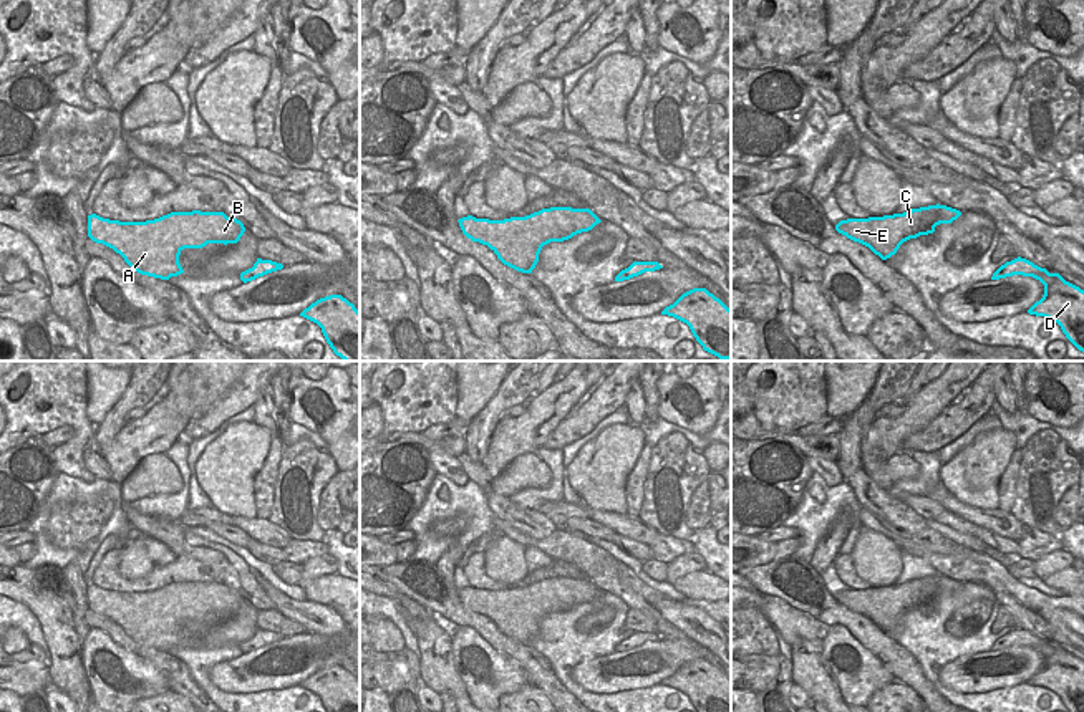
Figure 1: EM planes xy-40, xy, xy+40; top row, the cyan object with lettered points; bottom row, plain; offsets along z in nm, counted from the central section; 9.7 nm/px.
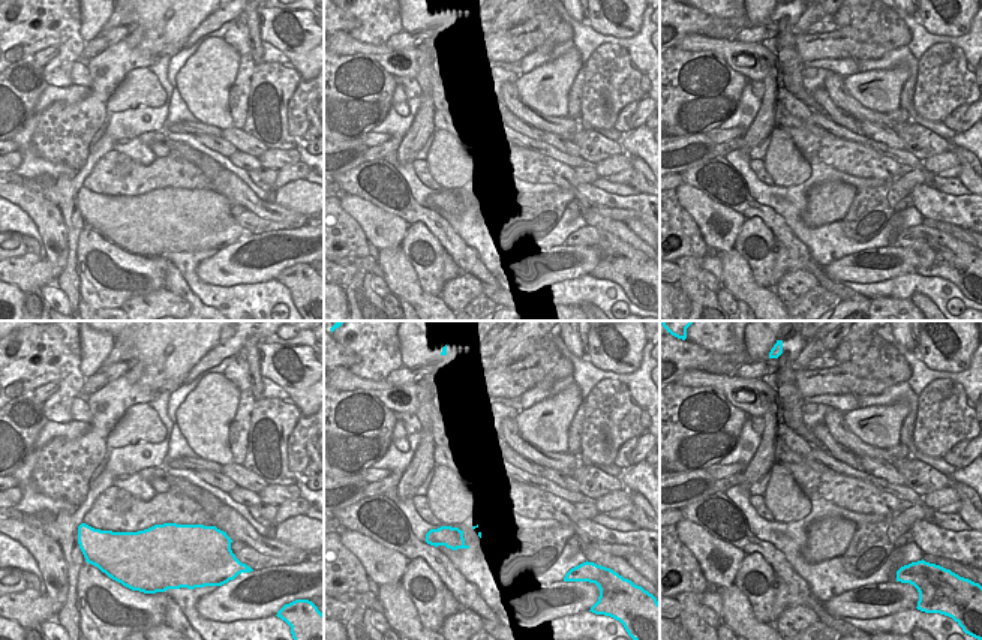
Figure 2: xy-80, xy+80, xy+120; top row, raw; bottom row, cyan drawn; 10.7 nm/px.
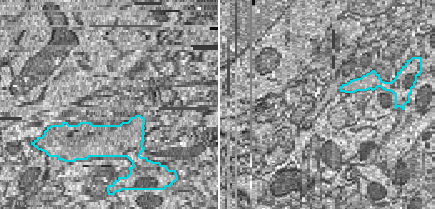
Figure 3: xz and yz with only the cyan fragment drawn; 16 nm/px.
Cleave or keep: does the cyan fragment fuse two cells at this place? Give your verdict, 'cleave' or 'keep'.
keep

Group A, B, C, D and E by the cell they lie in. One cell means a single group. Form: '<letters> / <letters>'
A B C D E

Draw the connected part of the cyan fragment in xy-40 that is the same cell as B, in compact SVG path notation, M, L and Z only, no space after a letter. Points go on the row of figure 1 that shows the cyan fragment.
M171 212L146 222L119 222L88 215L88 237L113 248L138 273L169 280L184 273L179 255L184 248L202 248L207 243L237 243L245 227L240 220L227 217L224 212Z

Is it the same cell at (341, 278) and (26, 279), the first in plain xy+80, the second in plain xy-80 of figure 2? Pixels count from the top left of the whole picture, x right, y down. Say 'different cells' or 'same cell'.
same cell

